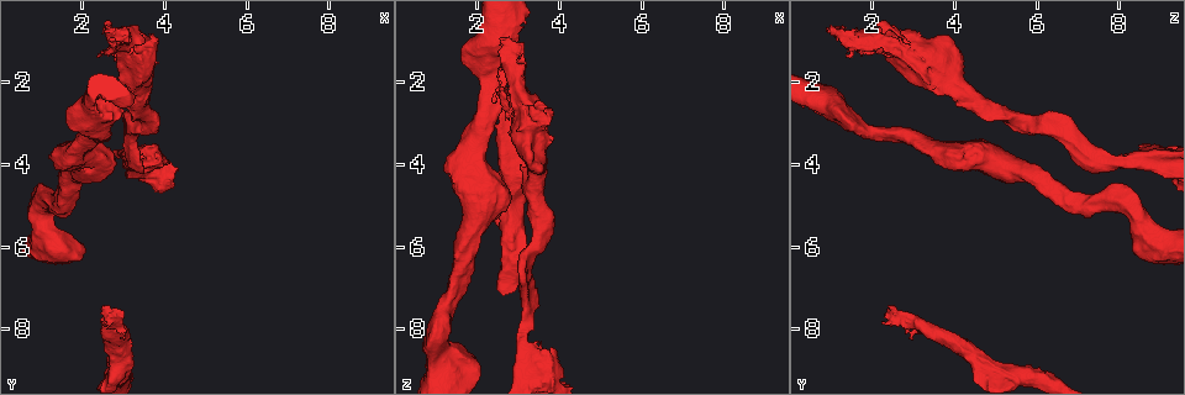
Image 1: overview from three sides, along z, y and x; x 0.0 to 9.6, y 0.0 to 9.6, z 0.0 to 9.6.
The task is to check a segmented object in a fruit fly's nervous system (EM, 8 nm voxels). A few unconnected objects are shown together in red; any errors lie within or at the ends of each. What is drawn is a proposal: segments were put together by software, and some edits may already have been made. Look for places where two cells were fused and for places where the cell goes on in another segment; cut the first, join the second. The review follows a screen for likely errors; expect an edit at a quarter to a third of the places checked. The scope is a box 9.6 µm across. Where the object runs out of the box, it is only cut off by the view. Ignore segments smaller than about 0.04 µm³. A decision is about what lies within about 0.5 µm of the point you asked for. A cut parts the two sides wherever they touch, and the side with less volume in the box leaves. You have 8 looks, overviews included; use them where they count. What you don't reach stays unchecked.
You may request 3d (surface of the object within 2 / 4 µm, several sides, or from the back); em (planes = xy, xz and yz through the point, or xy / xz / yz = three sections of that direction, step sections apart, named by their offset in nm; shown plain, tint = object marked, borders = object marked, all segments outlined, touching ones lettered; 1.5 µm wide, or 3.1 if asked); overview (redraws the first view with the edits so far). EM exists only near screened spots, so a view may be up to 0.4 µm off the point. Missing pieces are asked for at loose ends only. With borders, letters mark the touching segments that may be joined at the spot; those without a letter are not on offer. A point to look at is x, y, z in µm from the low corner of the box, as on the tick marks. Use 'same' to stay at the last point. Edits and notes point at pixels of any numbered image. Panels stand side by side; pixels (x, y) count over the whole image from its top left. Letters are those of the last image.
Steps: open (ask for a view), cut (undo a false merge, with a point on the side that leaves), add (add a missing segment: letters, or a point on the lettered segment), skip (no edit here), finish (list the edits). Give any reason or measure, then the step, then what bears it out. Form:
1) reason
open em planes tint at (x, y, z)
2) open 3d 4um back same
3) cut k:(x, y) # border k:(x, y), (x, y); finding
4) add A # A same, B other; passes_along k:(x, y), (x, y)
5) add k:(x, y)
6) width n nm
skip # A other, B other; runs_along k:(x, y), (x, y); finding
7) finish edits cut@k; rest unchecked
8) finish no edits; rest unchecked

open em planes borders at (2.70, 4.15, 4.75)

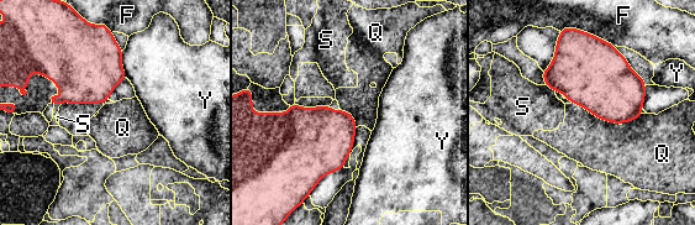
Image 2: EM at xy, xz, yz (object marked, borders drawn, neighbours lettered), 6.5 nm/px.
longest_contact F 380 nm
skip # F other, Q other, S other, Y other; border 2:(570, 103), (619, 124); none of them fits

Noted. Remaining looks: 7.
thick end
open 3d 4um at (3.65, 0.90, 2.65)

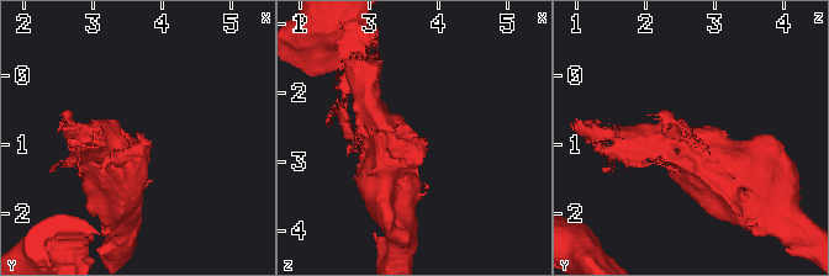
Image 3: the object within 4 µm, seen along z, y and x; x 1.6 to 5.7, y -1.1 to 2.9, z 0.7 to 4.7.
need the tissue
open em planes plain at (3.65, 0.85, 2.65)

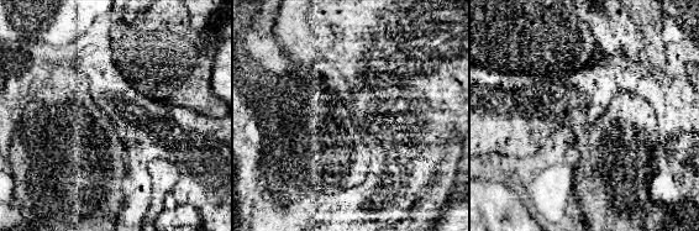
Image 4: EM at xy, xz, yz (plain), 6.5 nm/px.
what lies round it
open em planes borders same

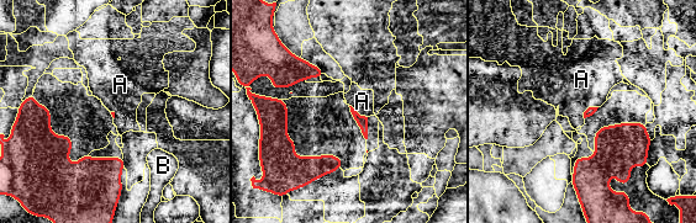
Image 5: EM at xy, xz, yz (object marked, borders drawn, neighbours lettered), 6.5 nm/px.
skip # A other, B other; none of them fits

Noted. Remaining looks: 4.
branch stops here
open em xy step 8 tint at (2.00, 6.20, 8.80)

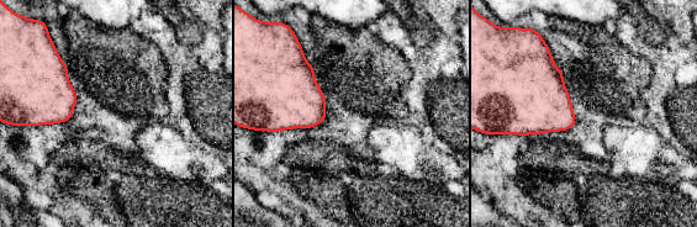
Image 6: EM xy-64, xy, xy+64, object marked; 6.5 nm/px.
cut it another way
open em planes borders same

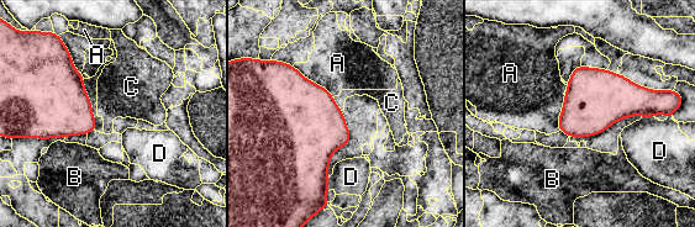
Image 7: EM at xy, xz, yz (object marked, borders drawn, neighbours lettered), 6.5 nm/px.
longest_contact A 360 nm
skip # A other, B other, C other, D other; border 7:(332, 98), (342, 110); no lettered segment goes on from it

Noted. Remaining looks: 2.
finish no edits; rest unchecked

